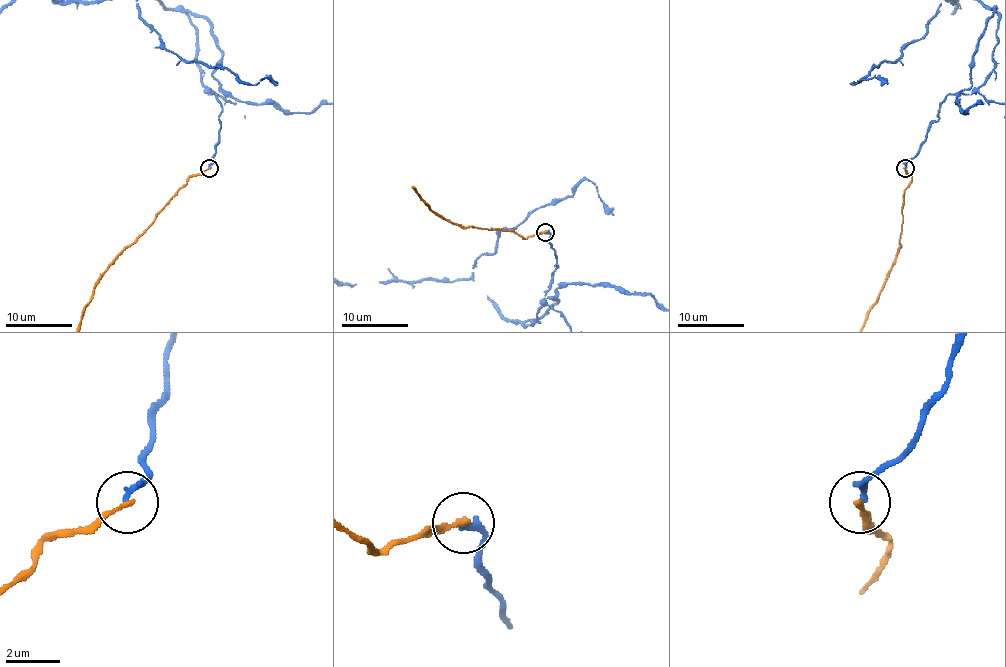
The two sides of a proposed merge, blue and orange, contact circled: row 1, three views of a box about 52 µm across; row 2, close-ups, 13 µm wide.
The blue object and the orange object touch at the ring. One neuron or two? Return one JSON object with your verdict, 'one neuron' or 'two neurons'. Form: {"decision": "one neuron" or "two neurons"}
{"decision": "two neurons"}

